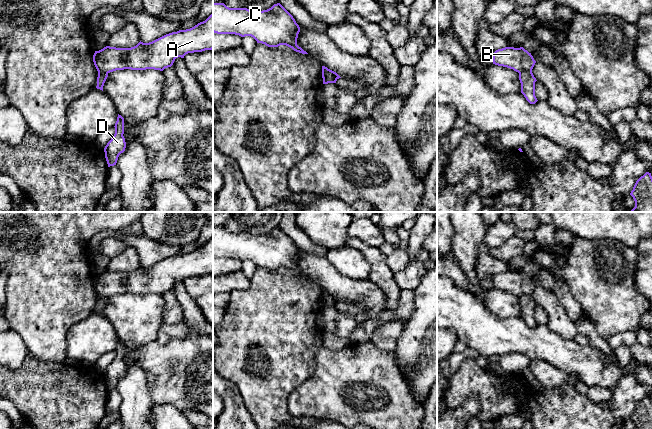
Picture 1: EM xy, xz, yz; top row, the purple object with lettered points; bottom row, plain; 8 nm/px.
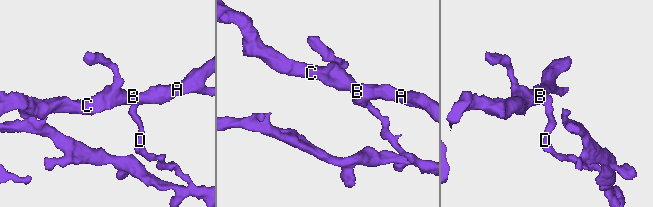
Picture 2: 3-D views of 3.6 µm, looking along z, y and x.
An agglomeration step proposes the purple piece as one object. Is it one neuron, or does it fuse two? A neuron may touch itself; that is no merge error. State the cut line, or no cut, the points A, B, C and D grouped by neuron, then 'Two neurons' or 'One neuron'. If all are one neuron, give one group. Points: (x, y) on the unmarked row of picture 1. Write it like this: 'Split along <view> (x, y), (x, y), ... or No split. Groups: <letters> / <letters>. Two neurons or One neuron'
Split along xz (322, 295), (330, 295), (333, 300), (333, 306). Groups: A B C / D. Two neurons

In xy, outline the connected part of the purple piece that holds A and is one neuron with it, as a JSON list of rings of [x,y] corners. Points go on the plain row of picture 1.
[[[213,237],[190,253],[166,258],[149,267],[140,265],[131,272],[106,270],[95,275],[93,286],[98,297],[124,293],[163,295],[171,291],[178,281],[212,273]]]

